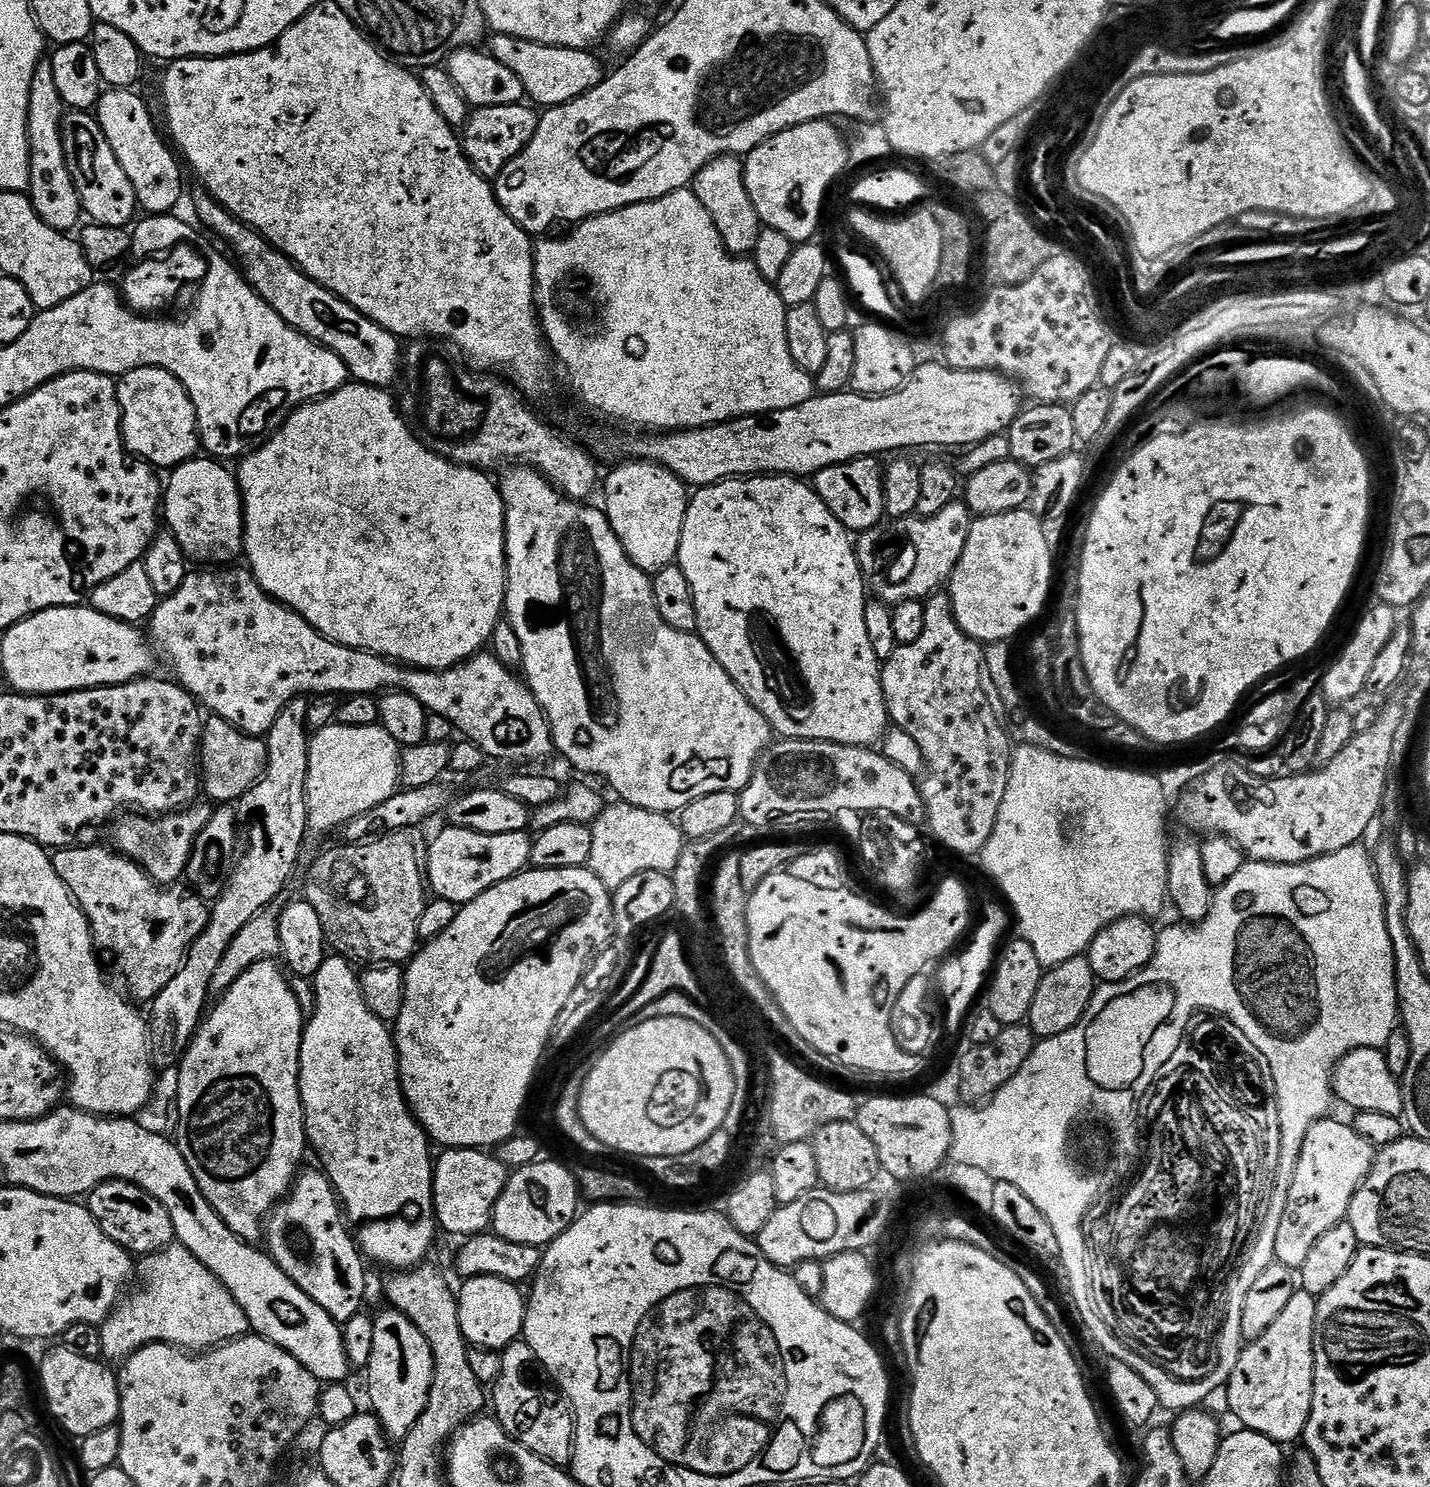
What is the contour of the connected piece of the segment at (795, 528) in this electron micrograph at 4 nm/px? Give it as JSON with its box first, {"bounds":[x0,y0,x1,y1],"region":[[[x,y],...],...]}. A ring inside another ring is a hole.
{"bounds":[678,474,890,748],"region":[[[765,474],[719,480],[717,484],[697,487],[688,501],[678,563],[682,574],[686,574],[686,582],[690,582],[690,590],[694,594],[694,610],[698,610],[696,632],[712,651],[714,658],[718,658],[726,674],[730,674],[732,681],[742,690],[742,694],[746,694],[748,701],[763,714],[777,737],[789,740],[829,740],[835,744],[849,744],[859,748],[876,746],[883,741],[890,721],[880,681],[882,662],[874,654],[874,646],[870,646],[870,634],[866,634],[864,572],[860,569],[856,557],[853,537],[848,529],[842,526],[842,522],[838,522],[838,518],[830,514],[826,502],[822,502],[822,498],[811,483],[794,476]],[[804,684],[808,687],[808,713],[800,720],[800,695],[804,692]]]}

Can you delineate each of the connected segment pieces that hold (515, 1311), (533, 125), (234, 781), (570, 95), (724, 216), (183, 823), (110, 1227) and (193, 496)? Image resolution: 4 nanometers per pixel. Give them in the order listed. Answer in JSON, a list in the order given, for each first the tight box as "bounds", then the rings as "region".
[{"bounds":[458,1276,526,1350],"region":[[[479,1276],[463,1281],[458,1288],[458,1318],[465,1340],[473,1348],[503,1350],[515,1340],[521,1339],[524,1331],[526,1296],[517,1285],[502,1278]]]},{"bounds":[462,102,539,178],"region":[[[524,102],[475,109],[462,129],[466,158],[474,170],[478,170],[478,174],[489,178],[499,176],[502,169],[528,145],[530,138],[534,138],[534,130],[538,130],[539,121],[537,109]]]},{"bounds":[198,715,268,804],"region":[[[209,715],[205,719],[198,762],[205,795],[216,801],[214,803],[232,804],[243,797],[260,780],[267,761],[268,751],[261,737],[241,732],[221,716]]]},{"bounds":[490,34,606,109],"region":[[[499,34],[493,35],[491,38],[493,39],[492,45],[490,45],[492,56],[498,58],[498,62],[502,62],[502,66],[507,66],[517,76],[518,82],[522,82],[524,87],[525,97],[533,105],[541,106],[540,104],[544,104],[545,109],[556,108],[559,104],[565,104],[590,90],[594,90],[594,86],[598,86],[604,81],[606,68],[603,68],[591,56],[593,54],[591,51],[582,48],[551,48],[538,42],[526,42],[522,38],[501,36]]]},{"bounds":[694,156,762,257],"region":[[[719,156],[711,160],[697,174],[694,191],[702,206],[710,210],[710,218],[714,218],[714,226],[718,226],[718,234],[733,256],[747,257],[758,243],[758,234],[762,227],[758,210],[754,210],[754,202],[750,202],[750,194],[746,190],[744,162],[738,156]]]},{"bounds":[111,810,204,886],"region":[[[196,810],[169,812],[168,815],[159,818],[143,814],[121,815],[111,825],[111,827],[113,826],[111,847],[127,860],[134,861],[155,884],[161,886],[179,885],[176,883],[179,880],[183,881],[188,871],[194,842],[204,829],[202,816],[192,811]]]},{"bounds":[86,1180,176,1257],"region":[[[125,1180],[102,1182],[93,1192],[87,1193],[86,1207],[102,1231],[133,1257],[151,1256],[153,1252],[161,1252],[176,1240],[174,1222],[170,1222],[166,1206],[162,1206],[158,1198],[150,1198],[150,1194],[146,1194],[146,1190],[137,1184]]]},{"bounds":[162,456,244,566],"region":[[[196,456],[182,463],[170,473],[170,480],[162,496],[162,514],[172,536],[182,546],[187,561],[204,562],[206,566],[226,566],[240,558],[244,551],[244,503],[235,473],[221,461],[208,456]]]}]

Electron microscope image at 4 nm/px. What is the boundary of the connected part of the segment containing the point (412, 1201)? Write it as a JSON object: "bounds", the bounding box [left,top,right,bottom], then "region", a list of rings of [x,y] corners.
{"bounds":[300,954,438,1270],"region":[[[339,954],[325,955],[322,966],[314,977],[314,991],[316,994],[316,1009],[312,1016],[307,1017],[304,1025],[304,1037],[300,1047],[300,1097],[304,1107],[304,1135],[307,1143],[316,1151],[316,1156],[320,1159],[319,1167],[322,1169],[328,1181],[336,1189],[336,1195],[343,1211],[346,1213],[347,1223],[354,1233],[354,1239],[363,1255],[369,1261],[381,1264],[388,1270],[411,1270],[419,1268],[425,1263],[428,1251],[432,1248],[432,1243],[436,1240],[438,1225],[436,1223],[436,1207],[432,1197],[432,1174],[434,1171],[434,1152],[431,1152],[428,1133],[425,1132],[421,1124],[416,1121],[415,1116],[408,1108],[408,1103],[404,1097],[404,1091],[400,1085],[400,1063],[396,1054],[396,1037],[393,1029],[389,1027],[385,1020],[378,1018],[370,1010],[364,1001],[364,995],[360,990],[360,976],[355,972],[353,965]]]}

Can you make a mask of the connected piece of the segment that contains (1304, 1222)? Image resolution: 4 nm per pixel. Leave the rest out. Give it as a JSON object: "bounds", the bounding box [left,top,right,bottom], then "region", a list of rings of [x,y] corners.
{"bounds":[1275,1119,1378,1270],"region":[[[1332,1119],[1319,1120],[1306,1134],[1296,1169],[1286,1184],[1288,1205],[1276,1228],[1275,1259],[1297,1270],[1326,1230],[1334,1230],[1334,1226],[1347,1221],[1354,1194],[1376,1165],[1378,1150],[1375,1146],[1355,1132],[1351,1123]]]}

